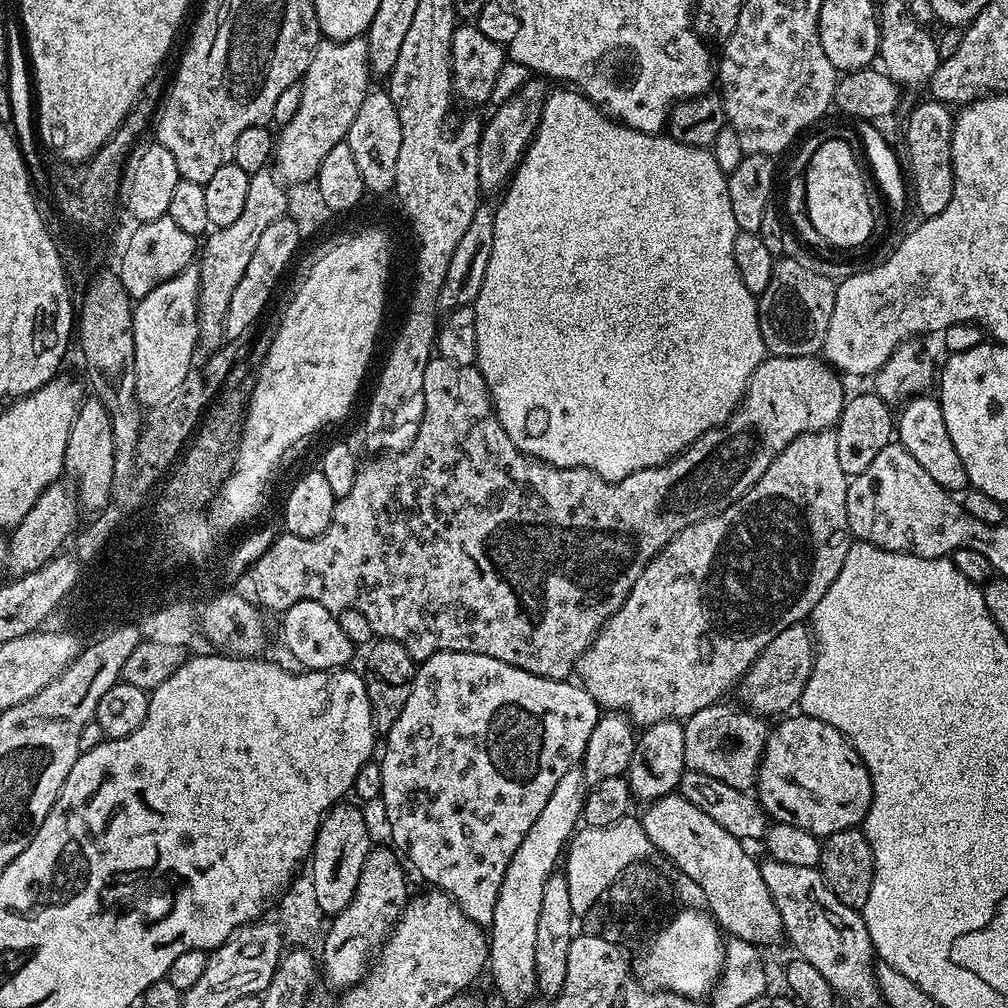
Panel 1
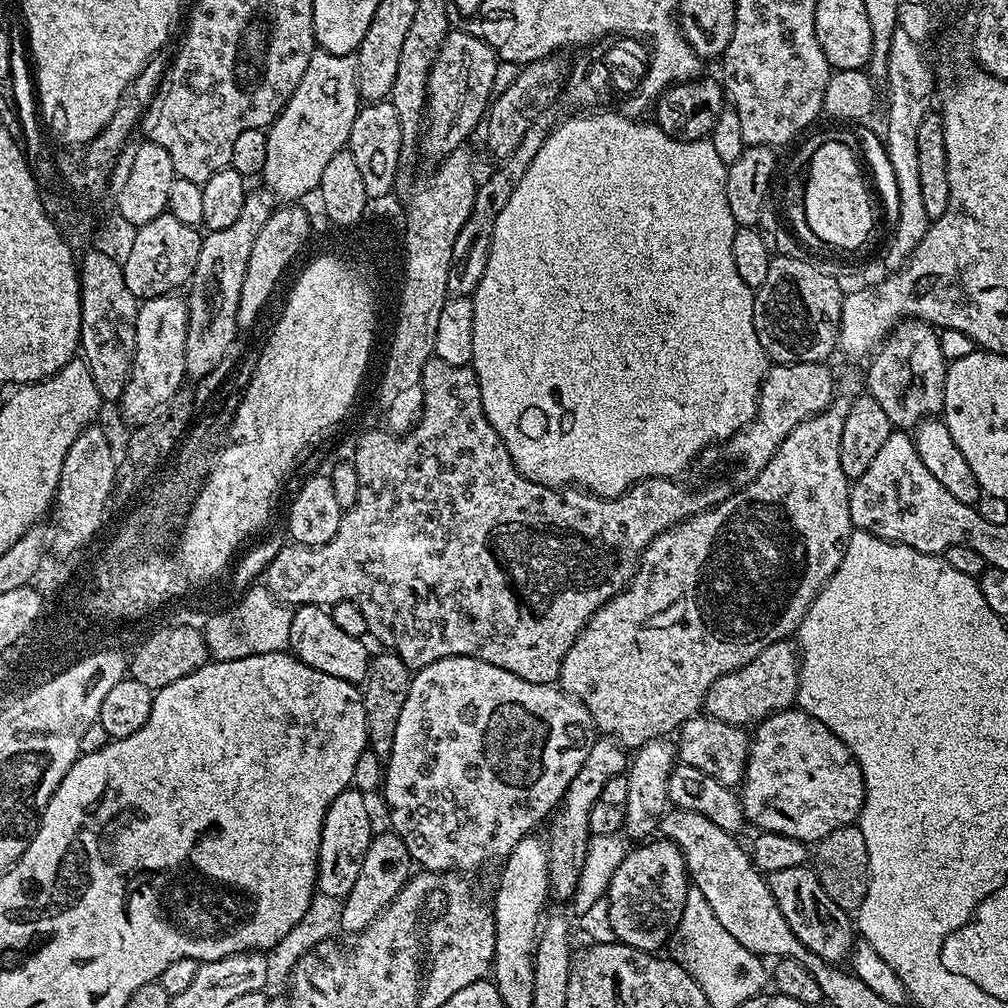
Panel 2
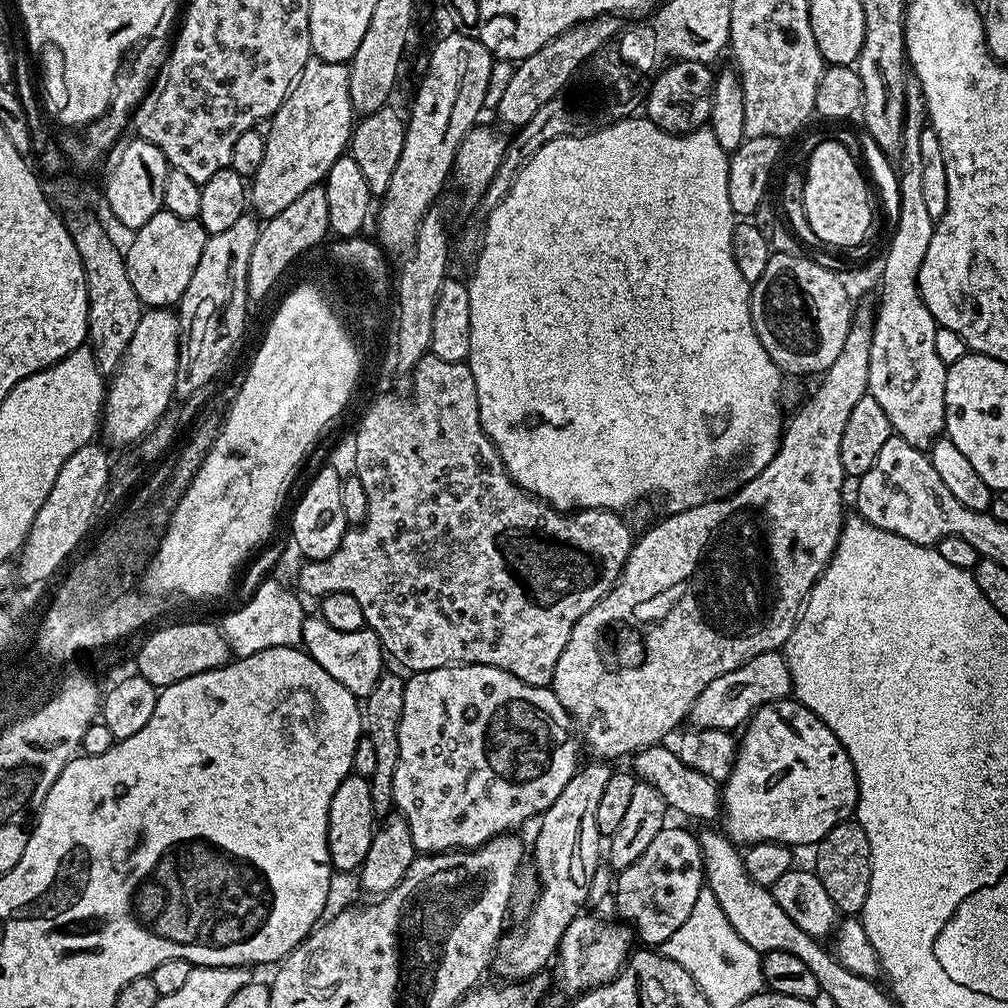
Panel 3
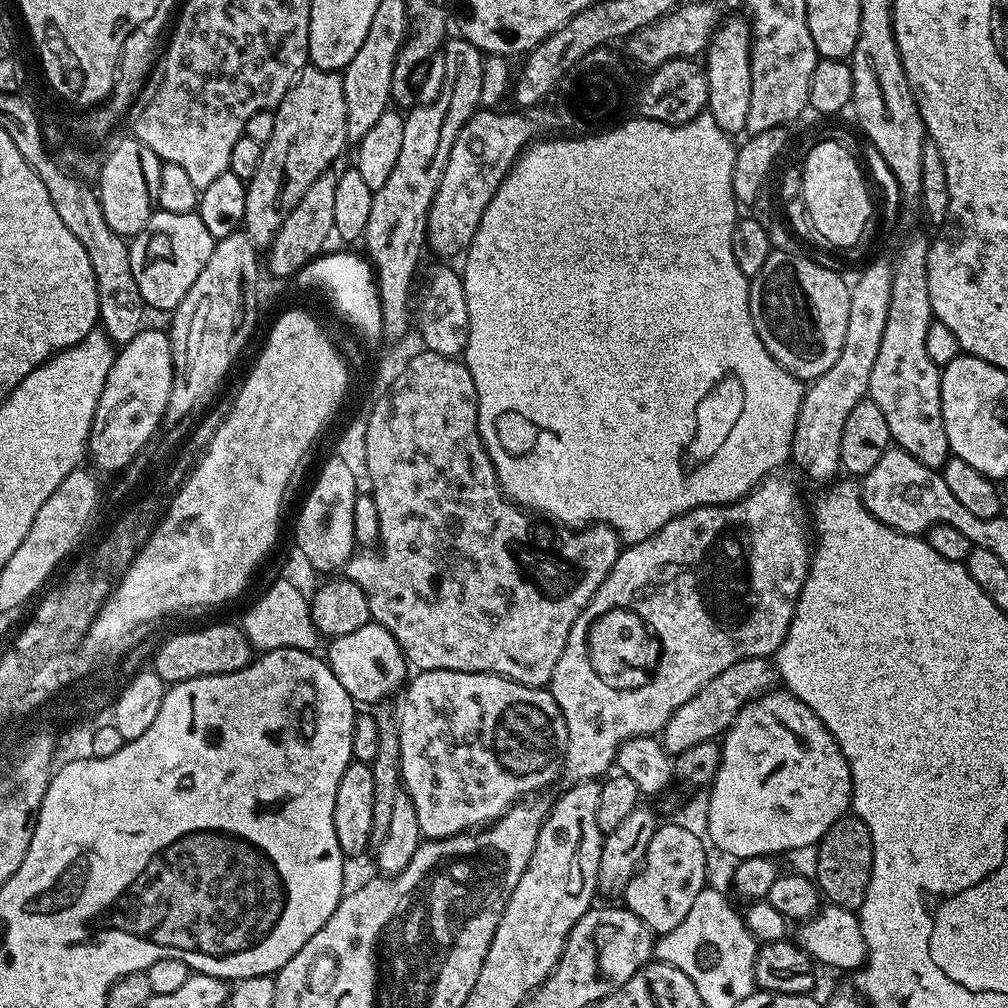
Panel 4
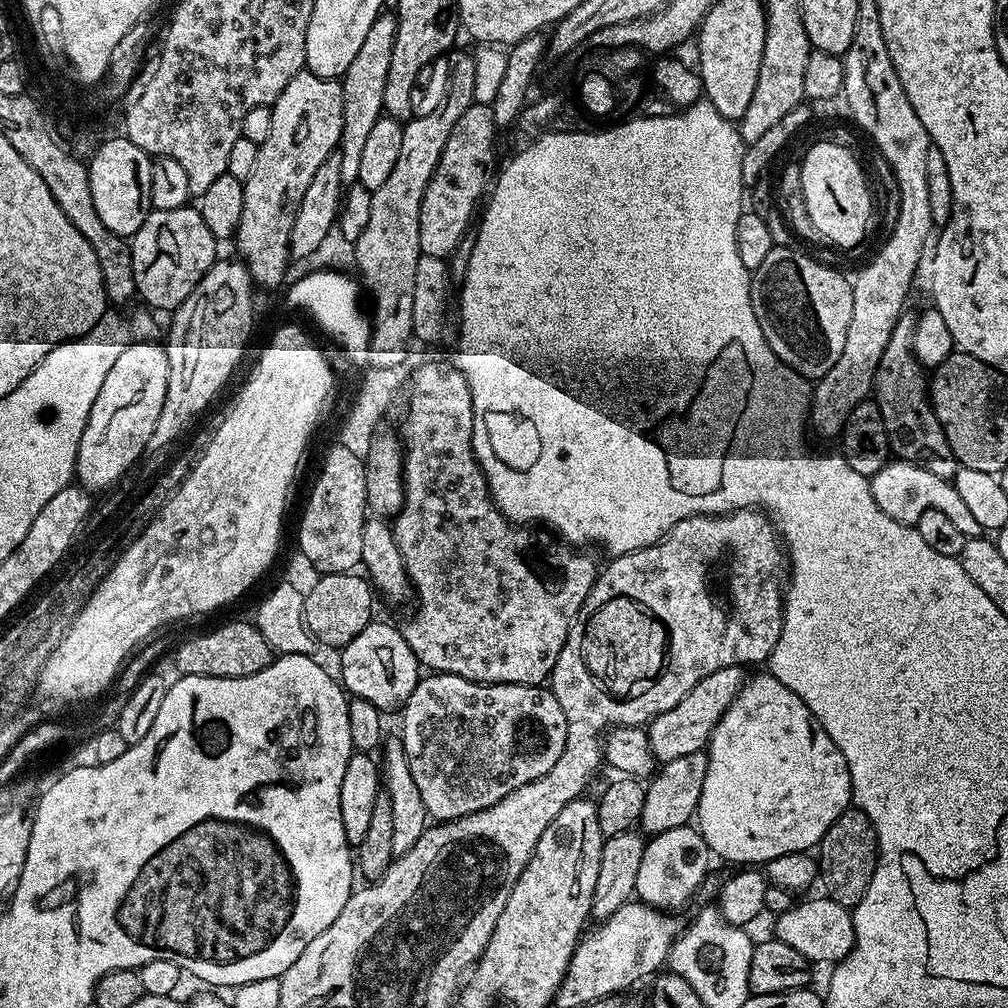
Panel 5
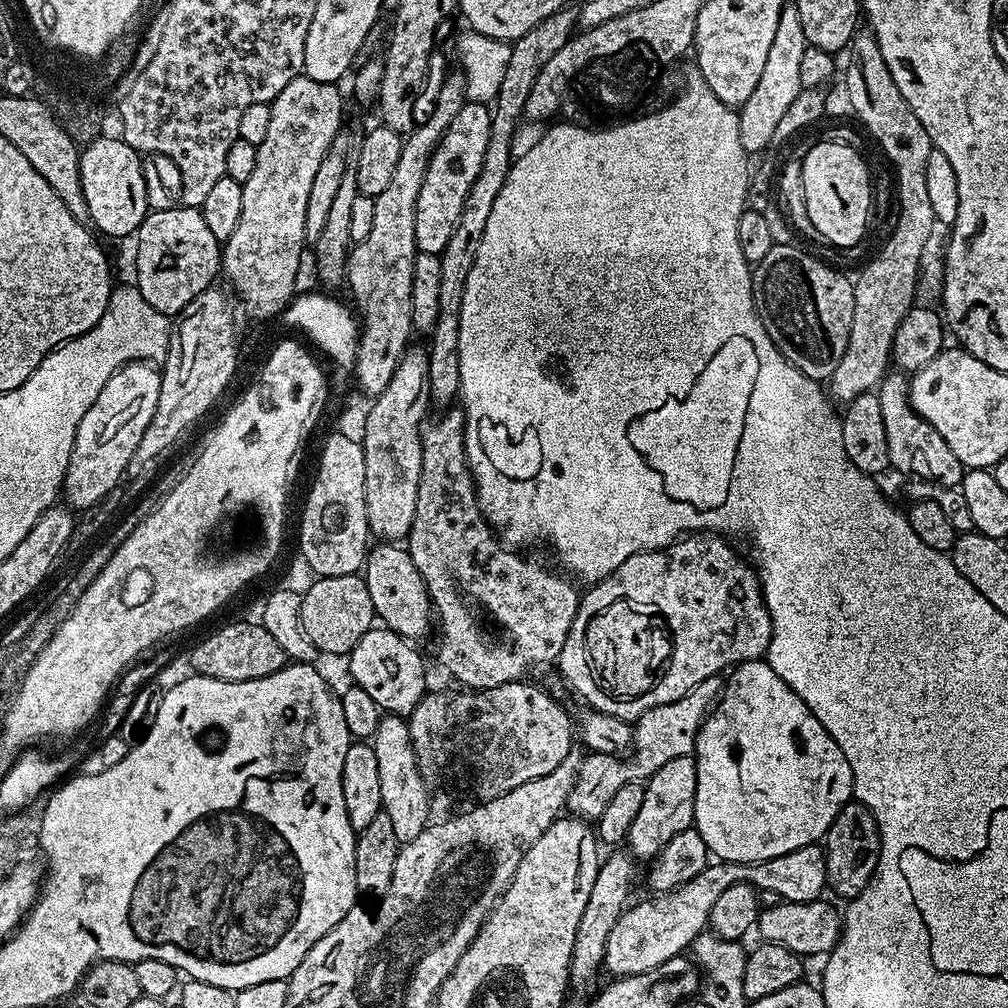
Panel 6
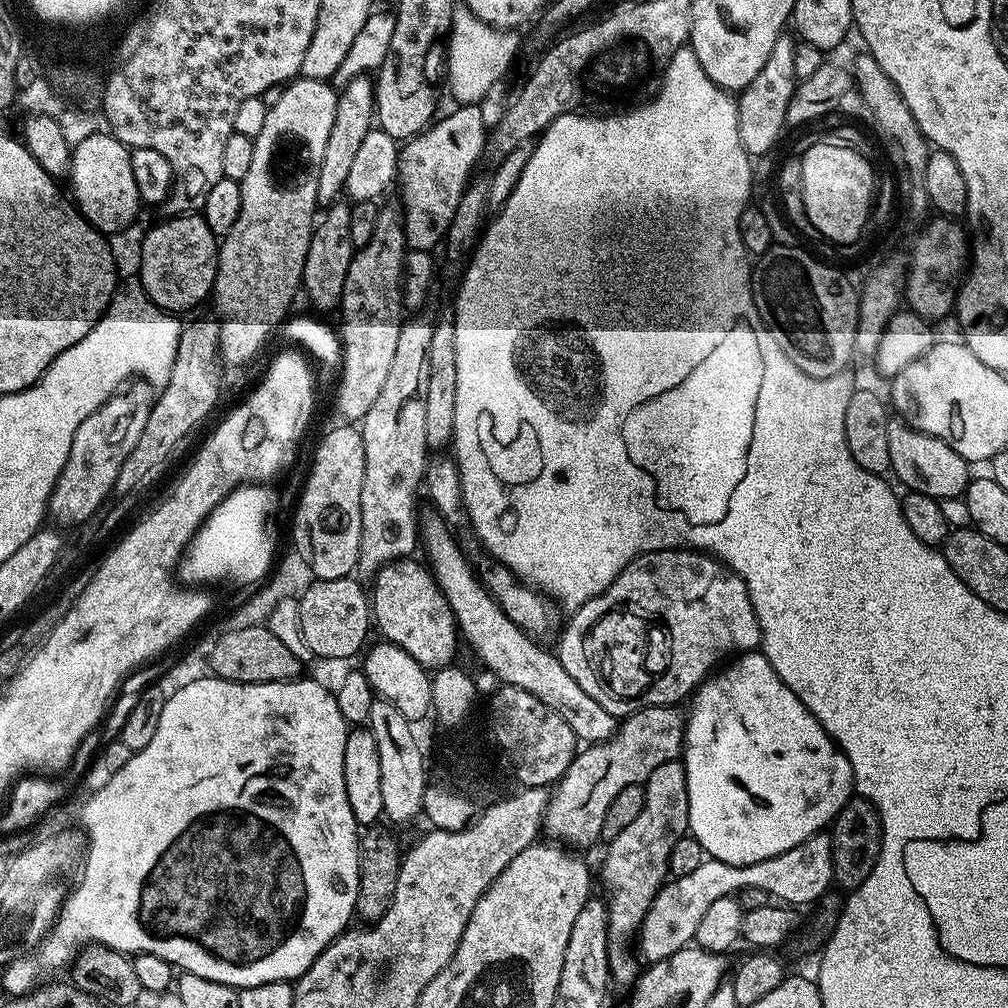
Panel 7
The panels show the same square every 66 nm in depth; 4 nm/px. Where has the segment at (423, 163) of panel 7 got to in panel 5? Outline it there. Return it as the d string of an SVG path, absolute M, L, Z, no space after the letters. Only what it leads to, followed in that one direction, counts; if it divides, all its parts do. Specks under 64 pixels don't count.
M474 102L468 107L466 114L458 118L458 123L450 134L450 142L446 142L442 158L438 158L438 166L430 178L430 186L426 186L426 194L422 198L418 242L423 255L434 258L451 257L458 242L462 242L464 235L473 227L478 205L490 184L488 167L496 160L496 135L498 129L489 105Z

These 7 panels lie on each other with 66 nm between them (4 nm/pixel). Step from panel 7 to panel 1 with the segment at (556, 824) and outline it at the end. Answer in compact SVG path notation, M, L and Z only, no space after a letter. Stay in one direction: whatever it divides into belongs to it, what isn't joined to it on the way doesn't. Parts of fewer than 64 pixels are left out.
M807 623L786 626L762 654L746 670L738 685L739 703L750 712L765 718L783 717L791 713L799 705L802 690L806 690L806 682L810 682L812 667L816 661L814 637Z

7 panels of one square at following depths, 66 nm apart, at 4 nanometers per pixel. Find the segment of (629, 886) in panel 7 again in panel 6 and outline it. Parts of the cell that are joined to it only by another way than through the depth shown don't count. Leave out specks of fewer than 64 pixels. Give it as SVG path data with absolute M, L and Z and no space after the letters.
M695 755L674 758L666 762L653 776L649 776L644 784L644 797L638 815L628 831L626 841L627 851L631 852L637 861L651 862L674 838L674 834L682 834L682 830L693 827L694 798L698 786L698 770Z

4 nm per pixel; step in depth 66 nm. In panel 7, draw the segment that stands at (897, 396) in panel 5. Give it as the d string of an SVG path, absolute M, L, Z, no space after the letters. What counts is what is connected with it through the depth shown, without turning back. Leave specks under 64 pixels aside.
M899 418L889 419L888 433L890 434L890 462L892 463L890 472L905 484L903 486L905 489L933 496L938 501L963 497L970 479L969 461L961 458L946 442L925 432L914 430Z

